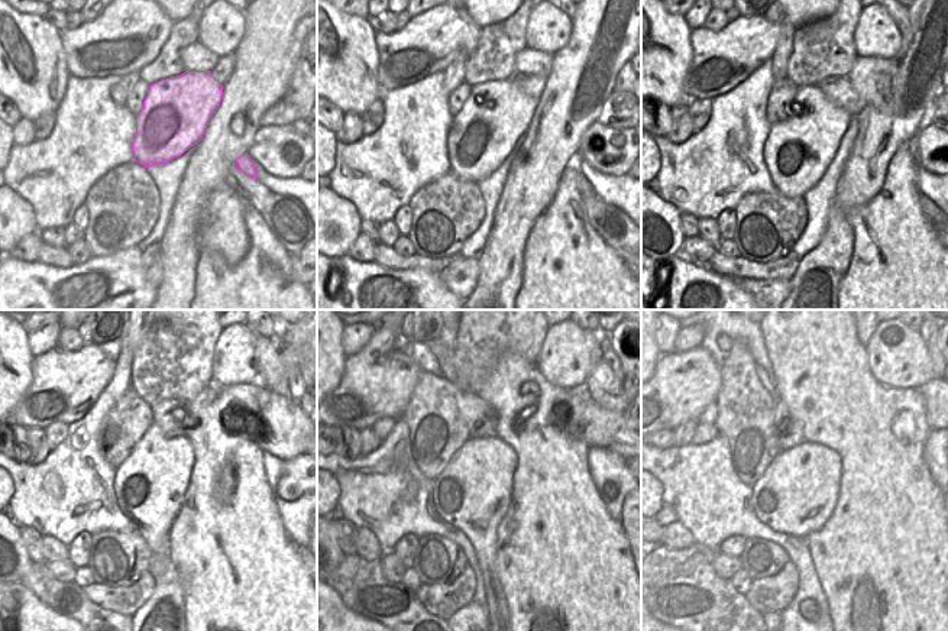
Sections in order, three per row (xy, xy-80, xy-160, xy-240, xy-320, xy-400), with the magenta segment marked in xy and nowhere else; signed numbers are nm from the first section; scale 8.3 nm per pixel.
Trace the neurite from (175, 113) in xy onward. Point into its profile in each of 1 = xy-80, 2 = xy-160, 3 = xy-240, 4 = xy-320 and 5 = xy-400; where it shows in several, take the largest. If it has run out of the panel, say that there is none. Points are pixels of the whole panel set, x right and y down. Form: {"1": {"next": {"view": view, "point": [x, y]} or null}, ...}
{"1": {"next": {"view": "xy-80", "point": [497, 113]}}, "2": {"next": {"view": "xy-160", "point": [798, 151]}}, "3": {"next": {"view": "xy-240", "point": [149, 485]}}, "4": {"next": {"view": "xy-320", "point": [472, 494]}}, "5": {"next": {"view": "xy-400", "point": [796, 494]}}}

